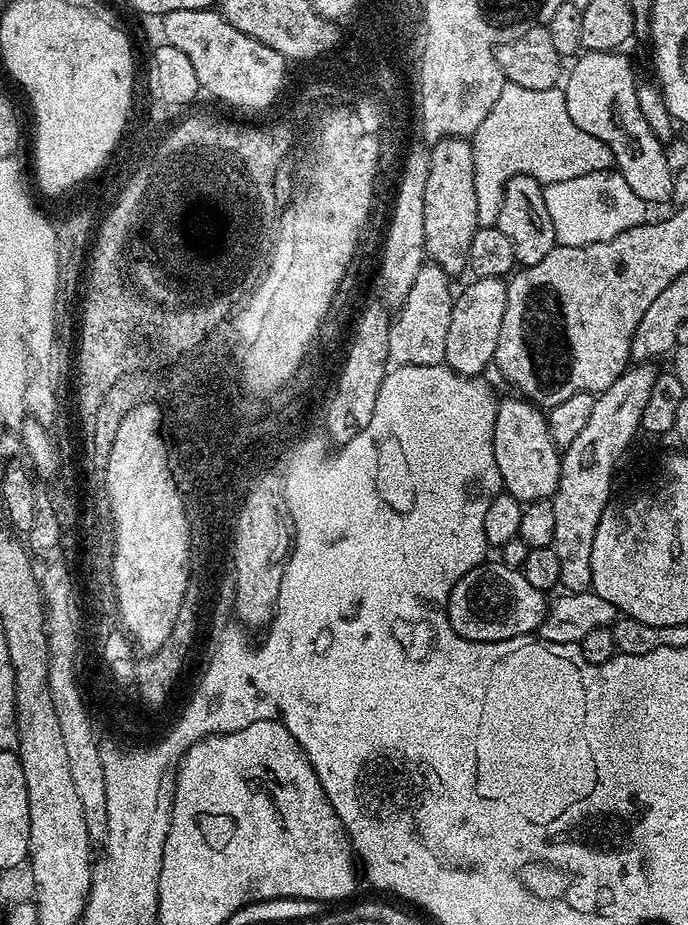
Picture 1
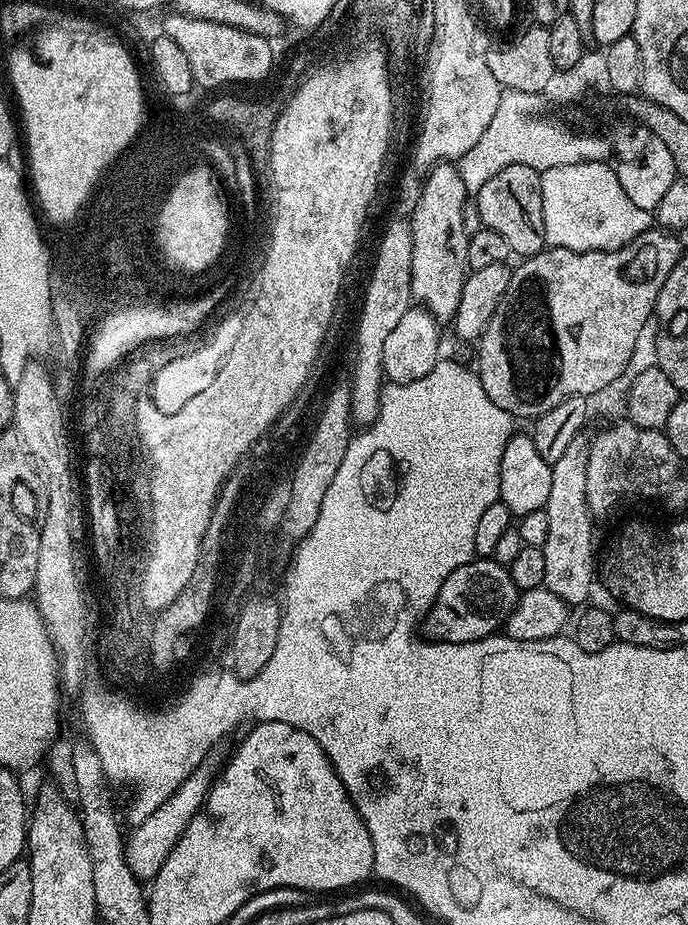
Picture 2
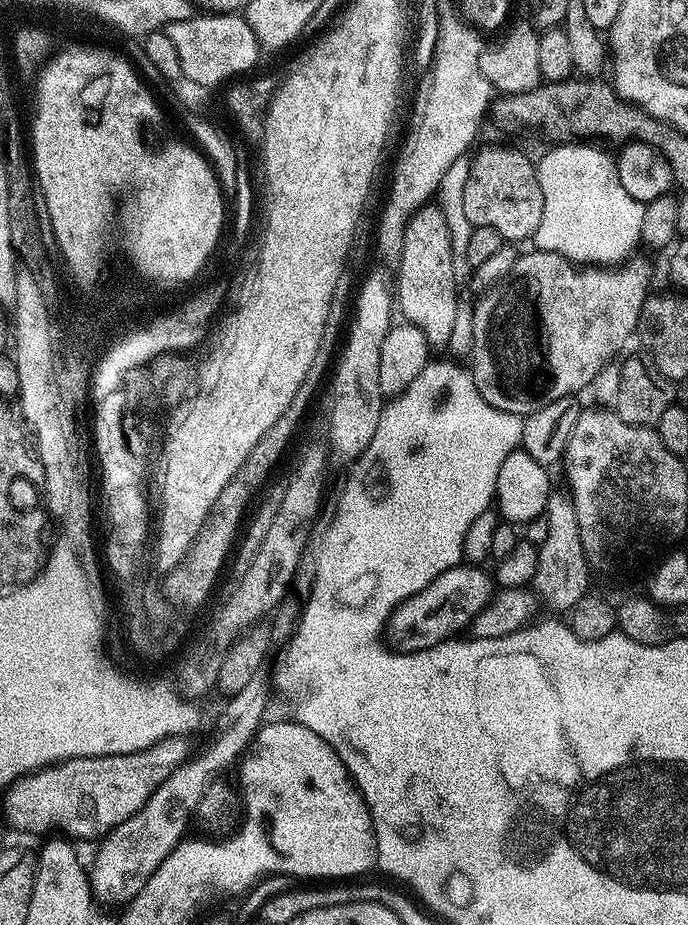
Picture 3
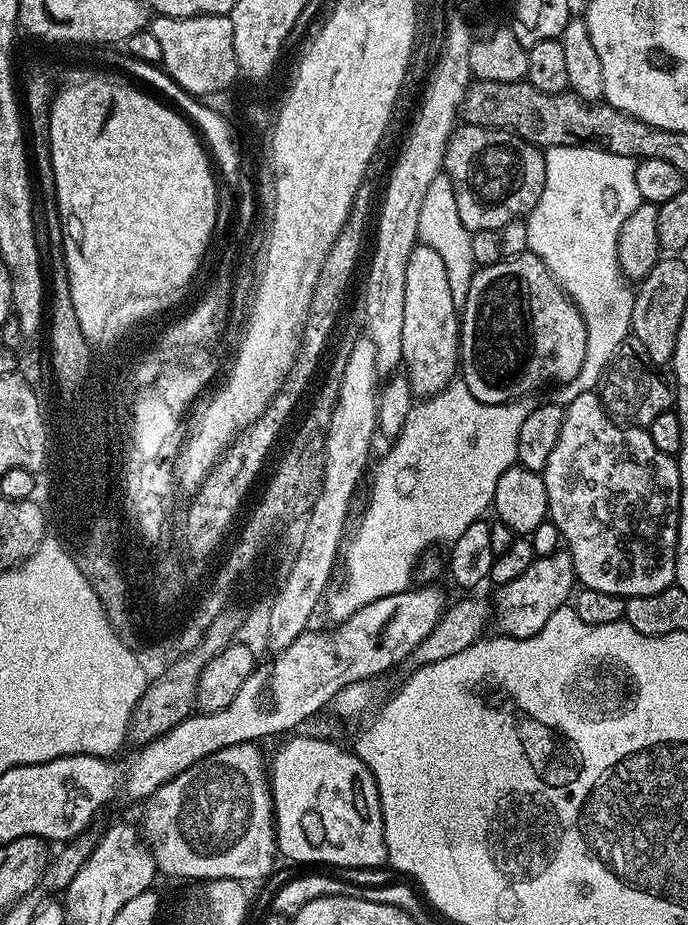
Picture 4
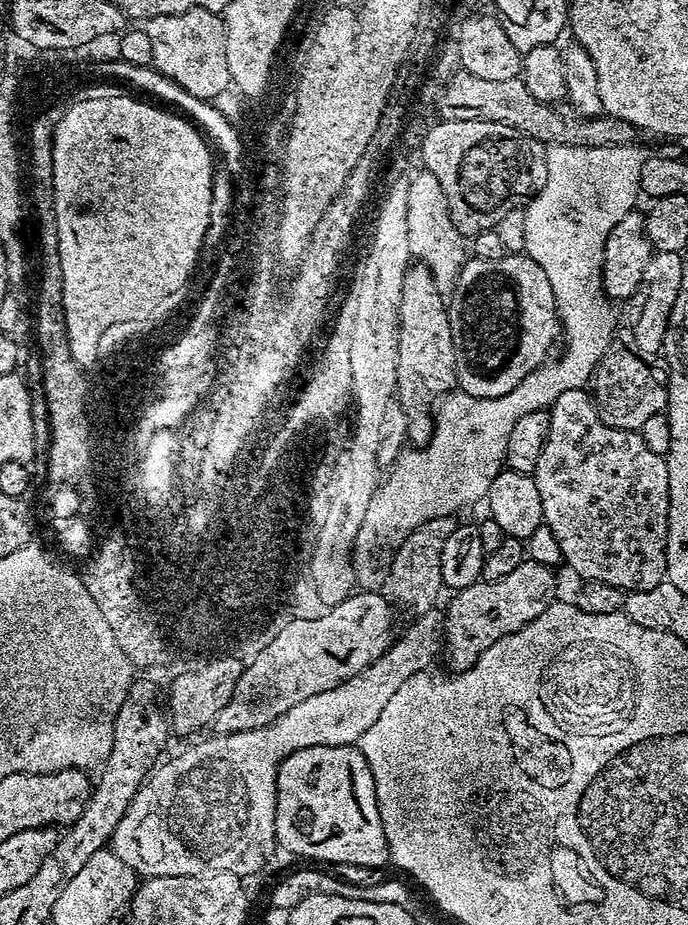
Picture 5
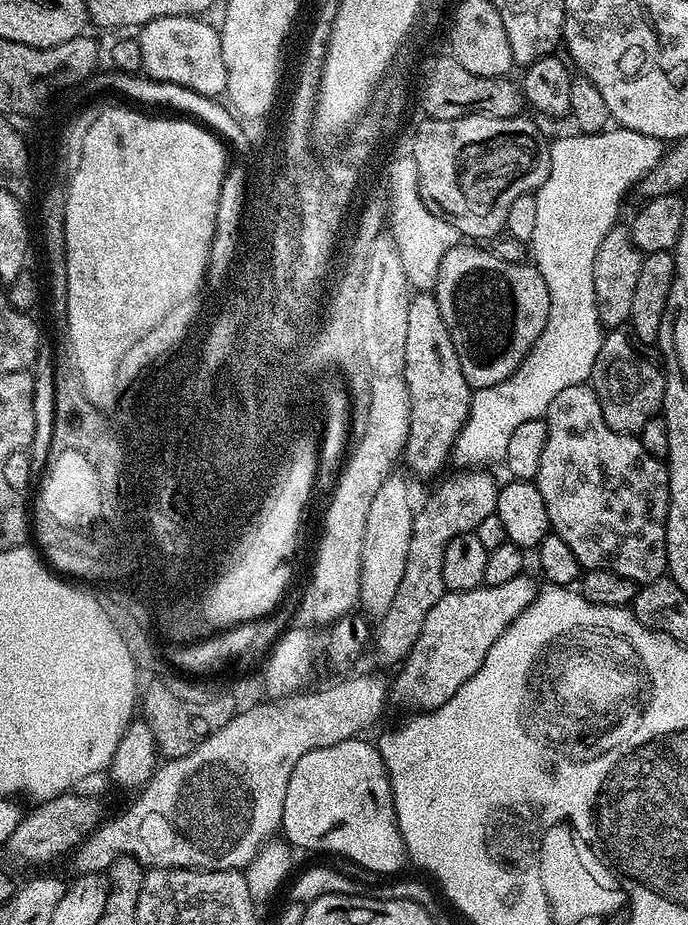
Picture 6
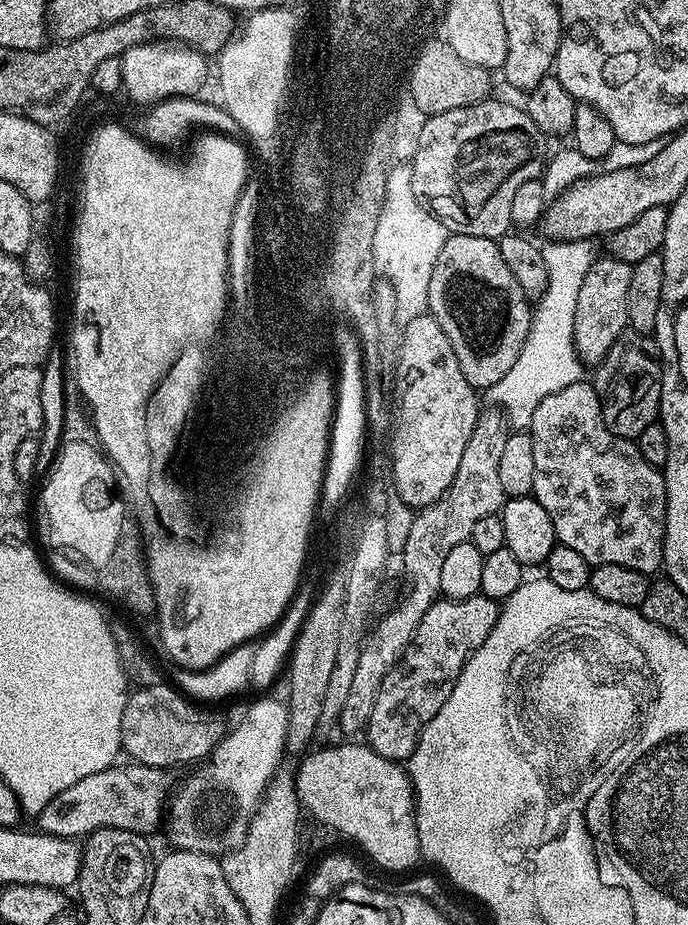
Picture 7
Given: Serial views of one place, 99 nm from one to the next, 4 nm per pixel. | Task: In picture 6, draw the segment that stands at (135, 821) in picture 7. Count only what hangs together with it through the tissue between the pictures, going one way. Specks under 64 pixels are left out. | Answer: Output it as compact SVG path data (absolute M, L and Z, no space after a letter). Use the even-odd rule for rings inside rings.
M69 790L53 800L37 803L33 812L25 811L18 826L14 826L14 834L10 834L6 851L24 864L40 864L75 849L101 823L102 815L90 797L74 793Z

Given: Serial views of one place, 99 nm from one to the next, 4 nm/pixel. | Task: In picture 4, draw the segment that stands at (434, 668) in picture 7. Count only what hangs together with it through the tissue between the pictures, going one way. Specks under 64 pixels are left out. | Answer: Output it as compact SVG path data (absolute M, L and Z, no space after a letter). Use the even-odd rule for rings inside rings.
M557 550L549 556L537 556L530 570L525 570L520 578L514 578L514 582L495 589L495 631L505 636L512 636L515 640L533 636L538 630L542 630L542 626L546 626L546 622L550 622L550 614L554 614L559 608L569 603L574 592L572 584L576 583L574 562L567 550Z

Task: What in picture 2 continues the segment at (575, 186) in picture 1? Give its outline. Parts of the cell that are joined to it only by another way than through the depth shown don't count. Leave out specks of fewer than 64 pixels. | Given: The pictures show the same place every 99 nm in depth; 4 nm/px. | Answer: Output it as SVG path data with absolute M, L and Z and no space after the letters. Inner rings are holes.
M599 160L554 166L540 173L540 181L544 239L553 248L614 252L653 227L653 213L649 209L647 212L643 203L635 204L626 198L626 190L622 190L611 163Z

